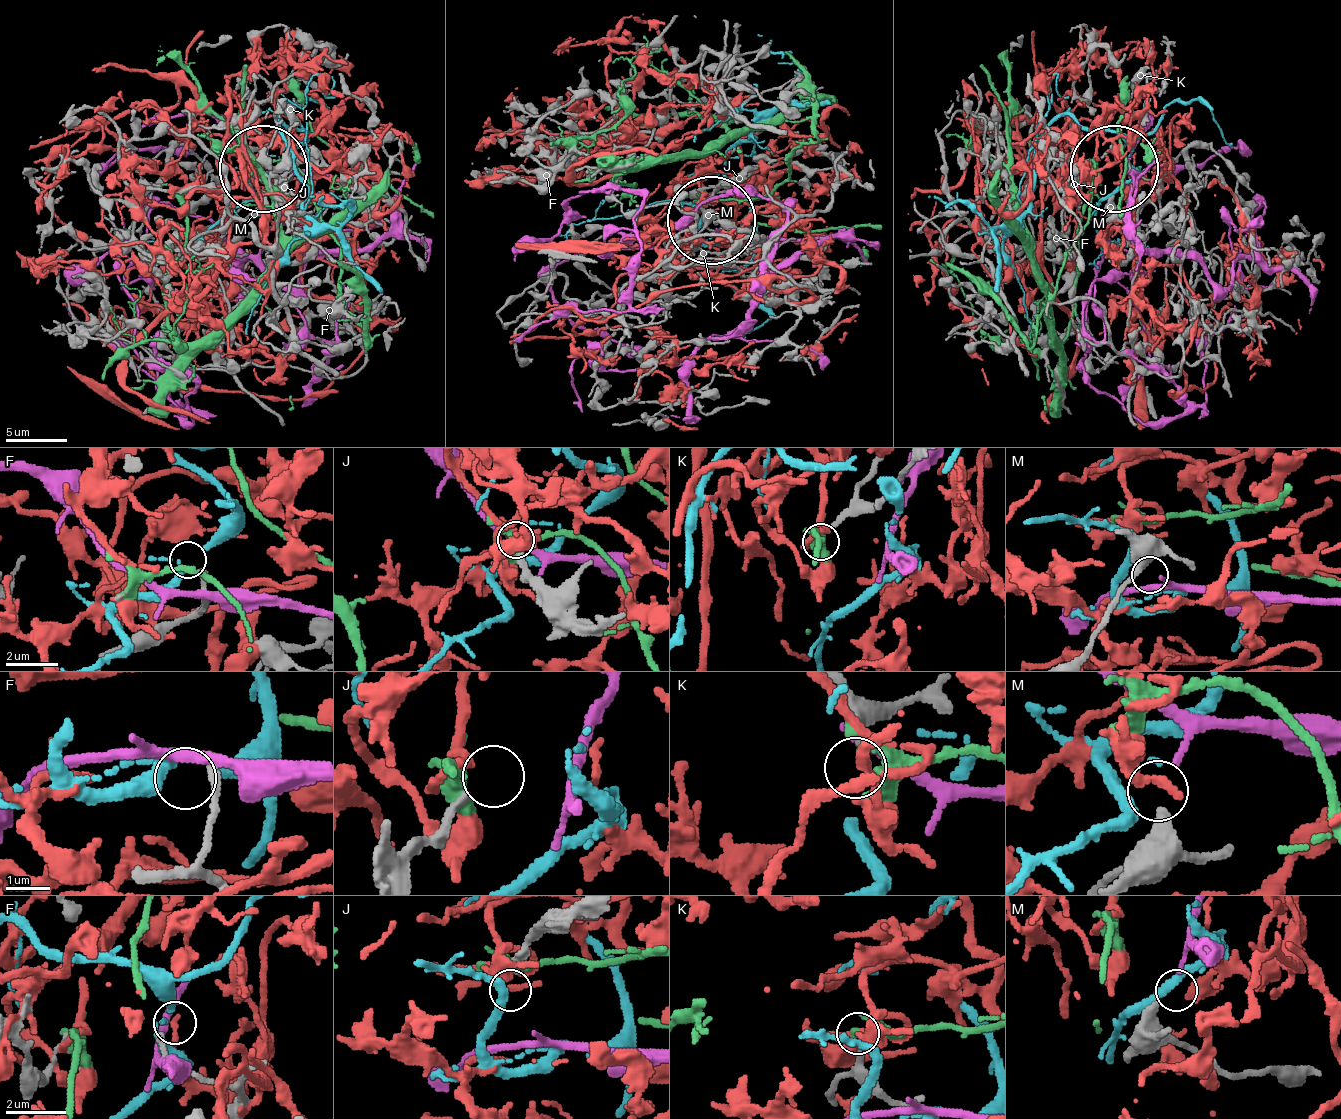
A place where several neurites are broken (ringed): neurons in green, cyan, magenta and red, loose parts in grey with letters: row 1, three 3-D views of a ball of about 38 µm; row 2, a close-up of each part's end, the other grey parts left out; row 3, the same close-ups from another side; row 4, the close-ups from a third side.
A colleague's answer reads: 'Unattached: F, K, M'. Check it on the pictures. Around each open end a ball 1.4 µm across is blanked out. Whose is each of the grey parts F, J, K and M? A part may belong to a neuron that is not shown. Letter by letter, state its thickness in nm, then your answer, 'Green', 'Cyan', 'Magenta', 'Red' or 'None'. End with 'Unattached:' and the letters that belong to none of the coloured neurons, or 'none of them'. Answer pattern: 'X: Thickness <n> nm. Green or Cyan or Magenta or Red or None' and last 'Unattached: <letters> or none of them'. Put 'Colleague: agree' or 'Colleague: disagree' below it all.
F: Thickness 200 nm. None
J: Thickness 200 nm. None
K: Thickness 220 nm. None
M: Thickness 400 nm. Magenta
Unattached: F, J, K
Colleague: disagree

